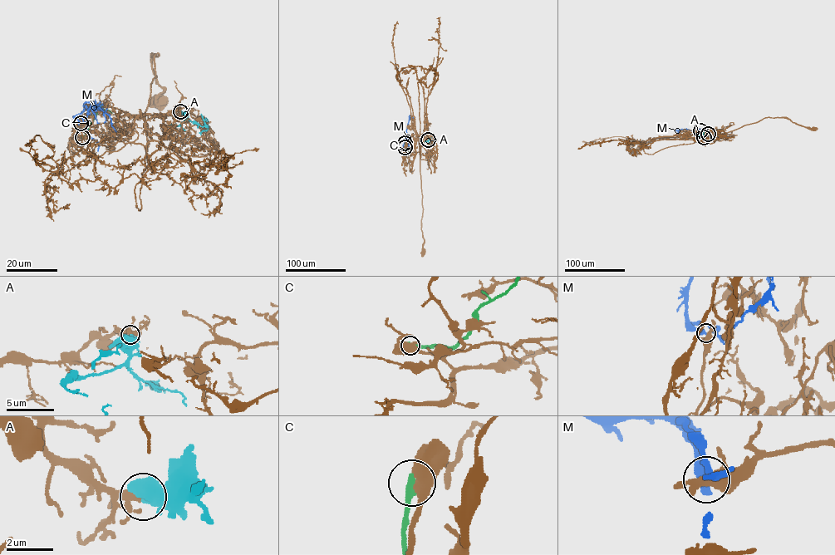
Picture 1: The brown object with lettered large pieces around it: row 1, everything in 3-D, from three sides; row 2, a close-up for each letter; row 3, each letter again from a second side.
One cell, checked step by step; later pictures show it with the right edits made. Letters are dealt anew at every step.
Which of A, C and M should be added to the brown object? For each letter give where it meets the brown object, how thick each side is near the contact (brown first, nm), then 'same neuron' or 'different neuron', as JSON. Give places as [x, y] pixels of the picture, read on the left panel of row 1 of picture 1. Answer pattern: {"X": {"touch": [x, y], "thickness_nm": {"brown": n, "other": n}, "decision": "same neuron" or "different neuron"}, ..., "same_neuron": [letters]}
{"A": {"touch": [180, 111], "thickness_nm": {"brown": 180, "other": 700}, "decision": "same neuron"}, "C": {"touch": [82, 137], "thickness_nm": {"brown": 500, "other": 360}, "decision": "different neuron"}, "M": {"touch": [81, 123], "thickness_nm": {"brown": 320, "other": 500}, "decision": "different neuron"}, "same_neuron": ["A"]}

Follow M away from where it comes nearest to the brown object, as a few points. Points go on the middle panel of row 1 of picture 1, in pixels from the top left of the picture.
M: (405, 147), (407, 125), (410, 118), (413, 117)

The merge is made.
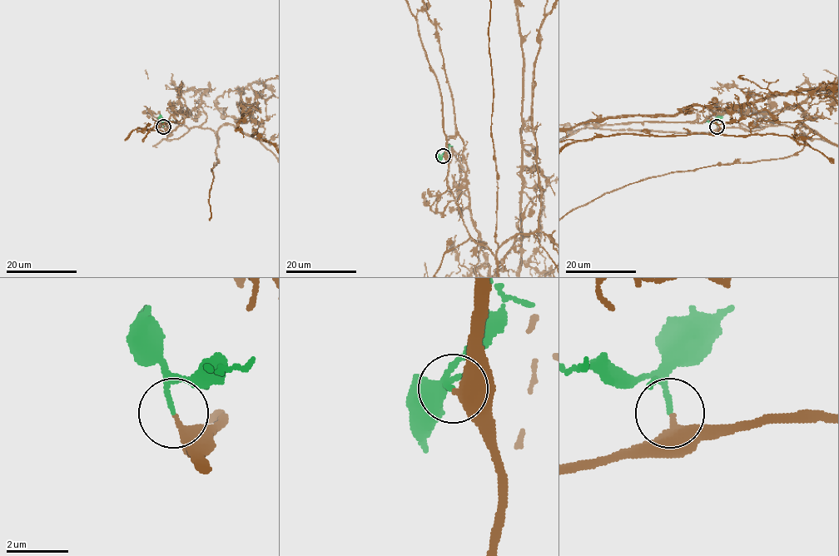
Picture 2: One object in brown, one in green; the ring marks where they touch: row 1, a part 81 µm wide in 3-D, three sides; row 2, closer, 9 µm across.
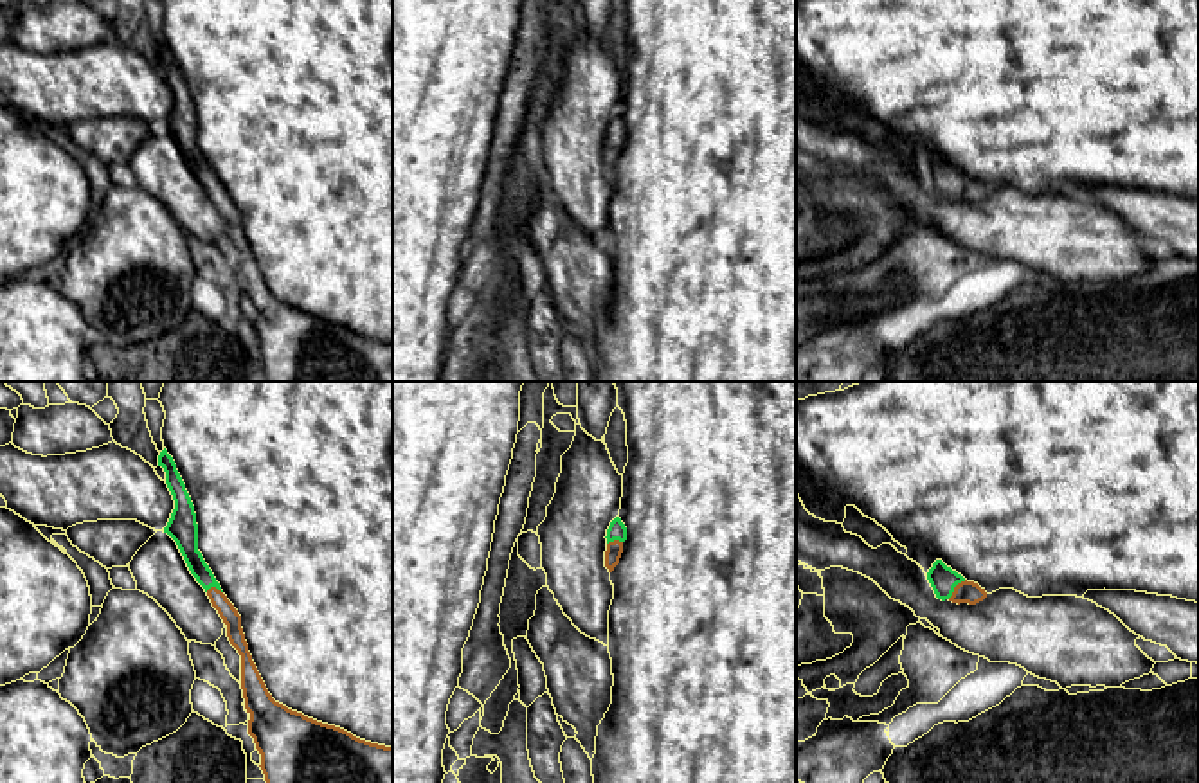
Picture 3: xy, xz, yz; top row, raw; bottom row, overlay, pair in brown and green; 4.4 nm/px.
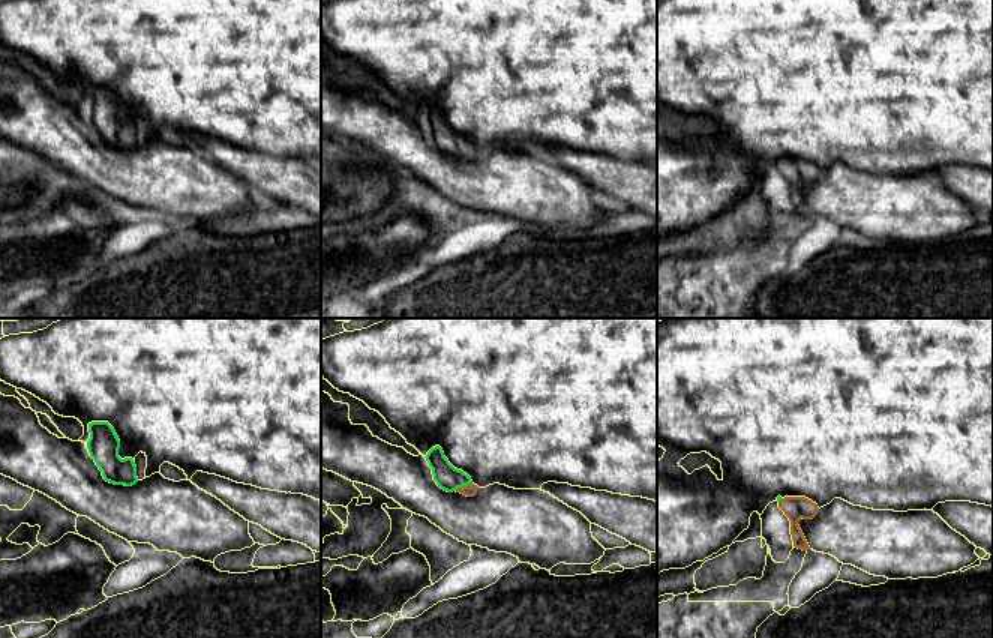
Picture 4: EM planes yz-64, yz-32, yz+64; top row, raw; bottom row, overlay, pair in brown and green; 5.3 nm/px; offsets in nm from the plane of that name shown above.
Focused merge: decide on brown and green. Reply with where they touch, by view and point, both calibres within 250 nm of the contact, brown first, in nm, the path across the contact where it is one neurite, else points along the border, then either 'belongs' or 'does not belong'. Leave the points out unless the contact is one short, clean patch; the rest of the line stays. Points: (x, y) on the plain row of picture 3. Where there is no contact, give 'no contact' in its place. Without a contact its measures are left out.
contact yz (955, 184); calibres 100 and 120 nm; way yz (971, 189), (955, 184), (942, 175); belongs

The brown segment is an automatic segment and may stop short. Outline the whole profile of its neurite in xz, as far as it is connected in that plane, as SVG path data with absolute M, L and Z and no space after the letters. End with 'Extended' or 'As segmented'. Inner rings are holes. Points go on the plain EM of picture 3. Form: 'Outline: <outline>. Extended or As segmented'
Outline: M616 113L607 126L607 148L605 148L605 164L609 169L619 160L623 149L623 139L627 137L627 124L619 113Z. Extended

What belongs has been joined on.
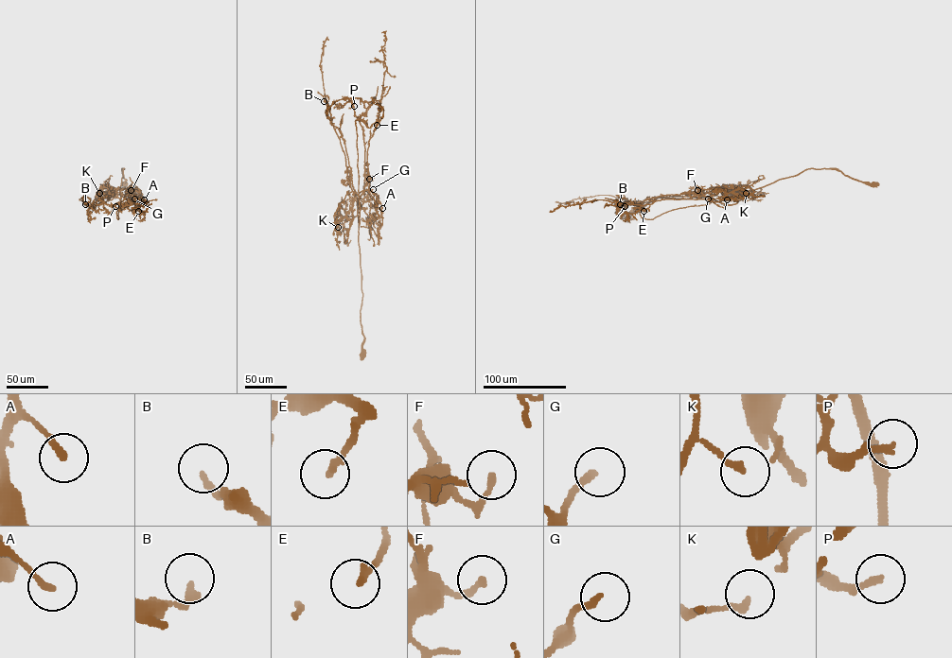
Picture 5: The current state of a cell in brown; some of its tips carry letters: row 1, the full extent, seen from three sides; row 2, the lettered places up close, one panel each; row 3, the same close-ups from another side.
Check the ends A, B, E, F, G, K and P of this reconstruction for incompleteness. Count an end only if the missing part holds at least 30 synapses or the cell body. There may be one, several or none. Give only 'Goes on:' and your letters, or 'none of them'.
Goes on: G

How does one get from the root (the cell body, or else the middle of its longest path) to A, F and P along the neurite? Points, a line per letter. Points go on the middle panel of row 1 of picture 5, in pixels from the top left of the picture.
A: (363, 354), (358, 209), (361, 207), (369, 216), (378, 208), (382, 208)
F: (363, 354), (358, 212), (363, 202), (364, 180), (369, 179)
P: (363, 354), (358, 212), (364, 196), (364, 147), (362, 128), (354, 106)

